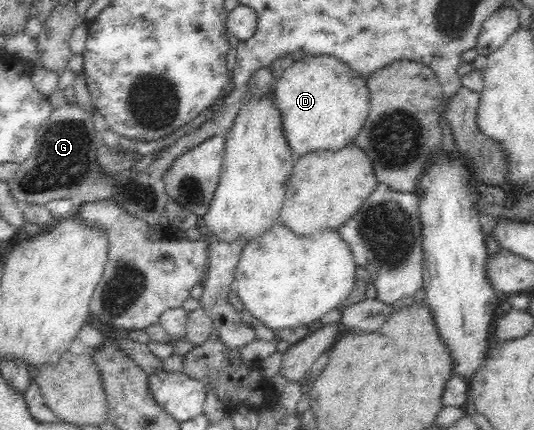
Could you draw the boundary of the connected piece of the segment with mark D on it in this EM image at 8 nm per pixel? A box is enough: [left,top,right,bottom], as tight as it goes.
[272,56,371,163]

